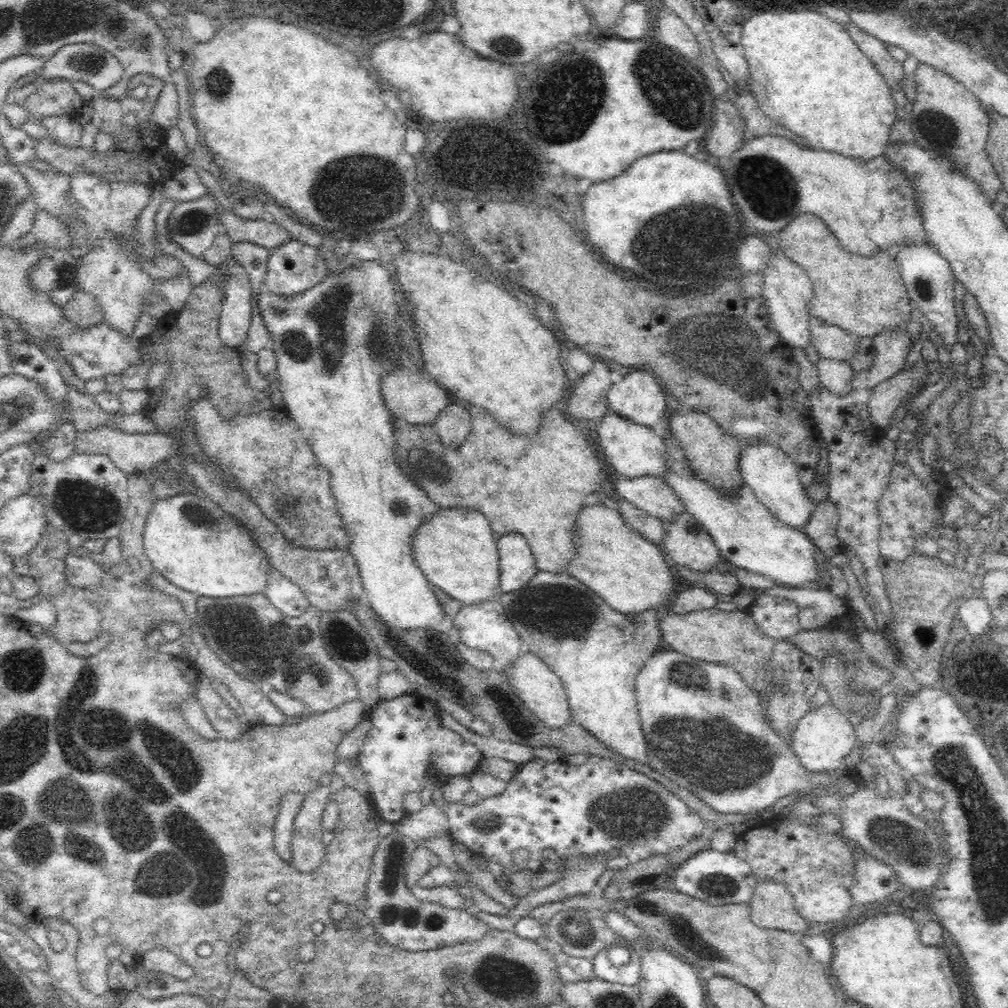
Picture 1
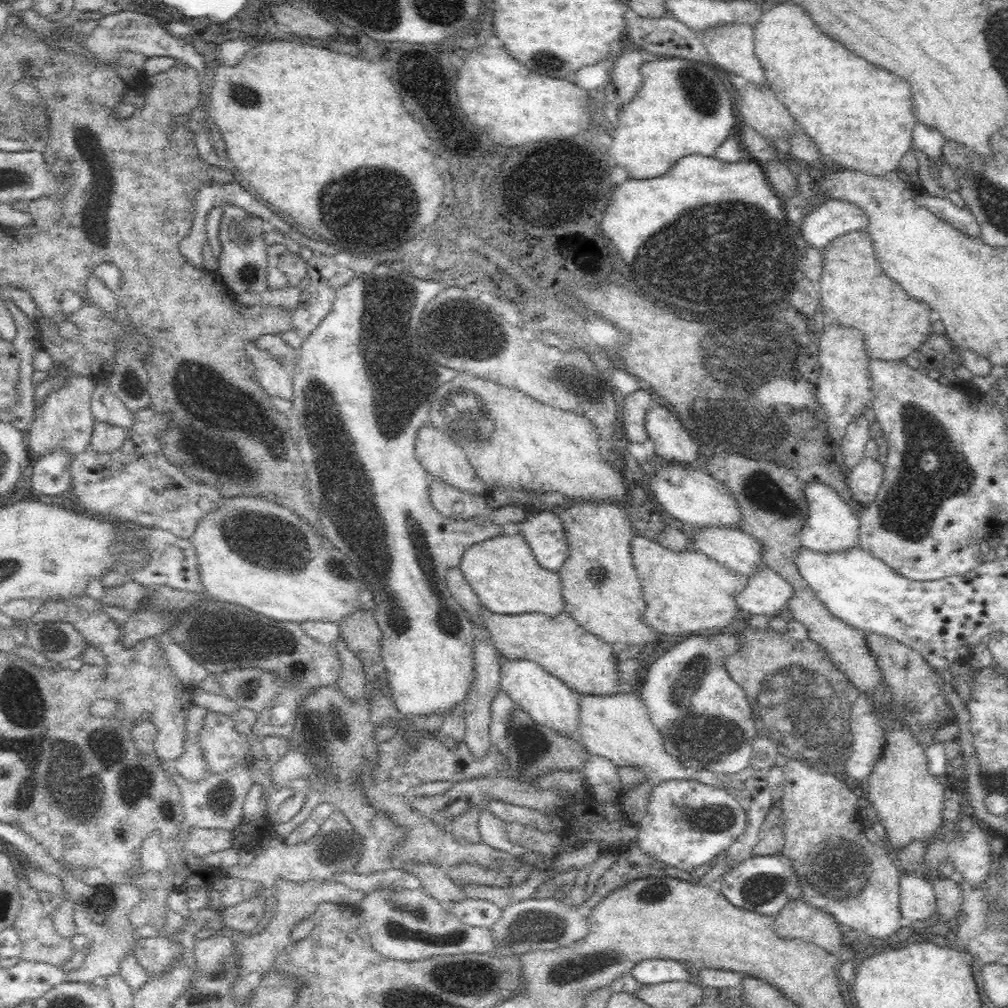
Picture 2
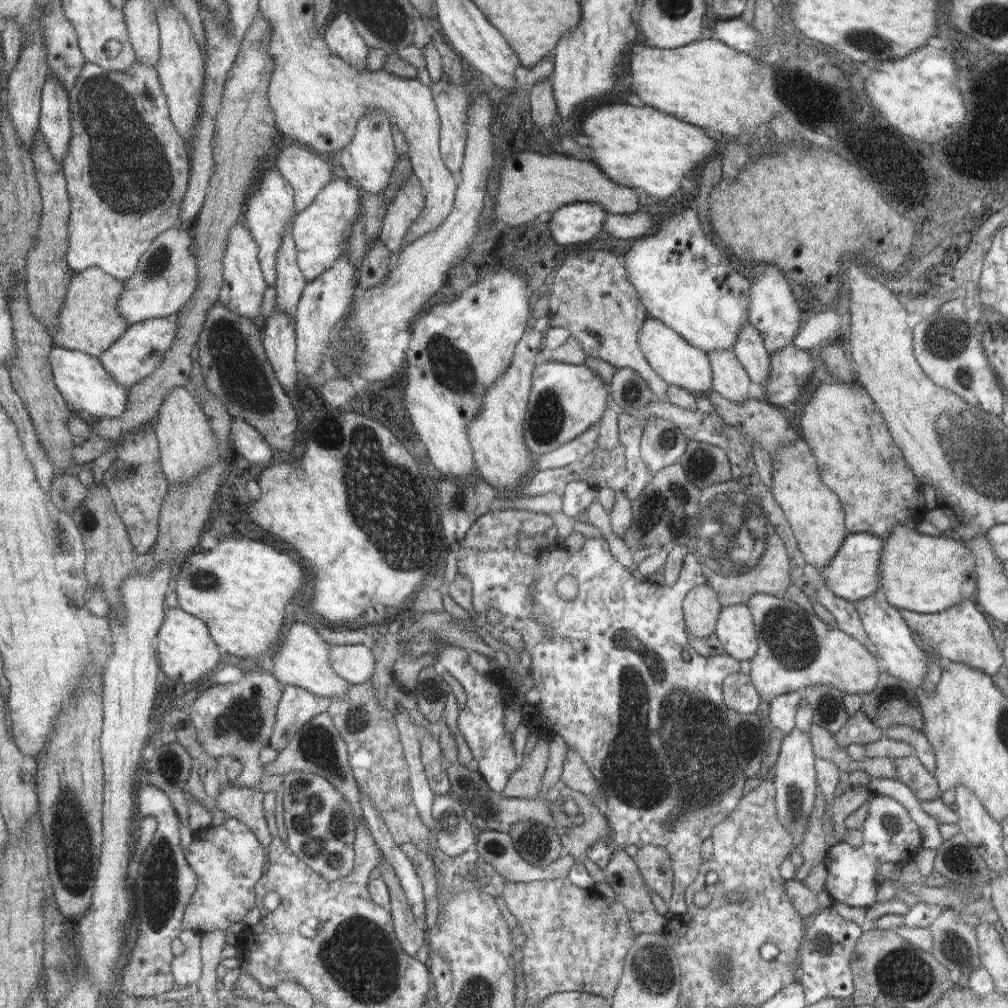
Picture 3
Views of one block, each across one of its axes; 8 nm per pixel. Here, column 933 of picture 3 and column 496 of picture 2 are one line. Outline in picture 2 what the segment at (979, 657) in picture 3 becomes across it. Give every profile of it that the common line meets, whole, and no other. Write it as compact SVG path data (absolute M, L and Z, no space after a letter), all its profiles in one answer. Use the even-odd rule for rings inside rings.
M480 602L480 620L496 650L508 660L534 660L550 672L550 676L556 676L568 688L584 696L614 696L630 692L630 686L618 684L618 664L614 662L612 644L588 632L568 612L560 612L560 616L544 616L542 612L498 614Z

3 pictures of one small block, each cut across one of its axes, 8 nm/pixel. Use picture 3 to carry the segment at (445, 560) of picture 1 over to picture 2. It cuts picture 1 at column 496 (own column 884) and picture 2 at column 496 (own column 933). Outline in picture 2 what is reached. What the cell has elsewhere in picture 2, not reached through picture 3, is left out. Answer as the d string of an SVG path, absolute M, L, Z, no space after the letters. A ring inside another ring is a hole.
M508 532L504 536L488 538L480 544L472 544L464 552L460 570L468 580L470 588L480 596L482 604L498 614L530 614L542 612L544 616L560 616L566 612L564 606L564 588L560 572L546 570L532 556L530 544L524 536Z

